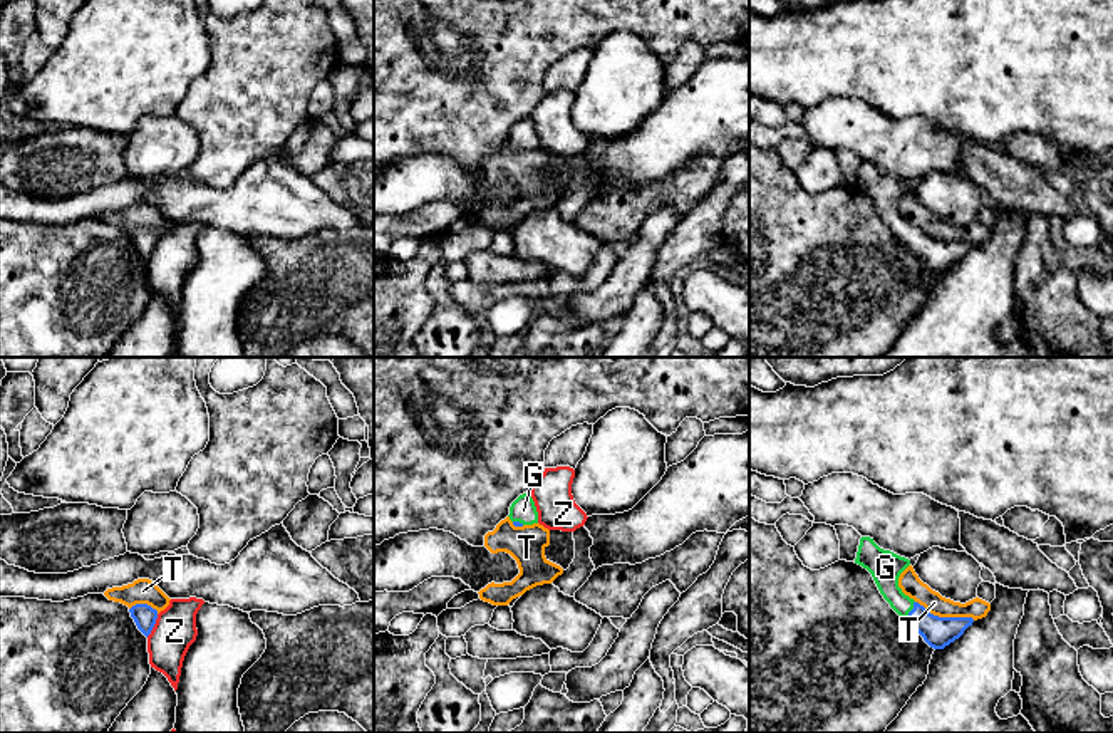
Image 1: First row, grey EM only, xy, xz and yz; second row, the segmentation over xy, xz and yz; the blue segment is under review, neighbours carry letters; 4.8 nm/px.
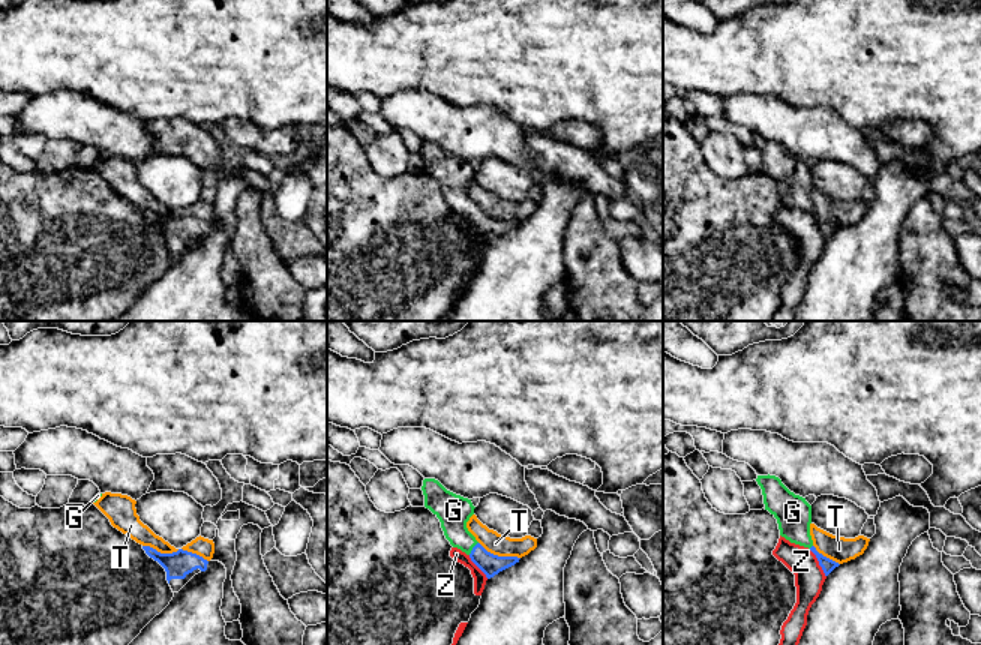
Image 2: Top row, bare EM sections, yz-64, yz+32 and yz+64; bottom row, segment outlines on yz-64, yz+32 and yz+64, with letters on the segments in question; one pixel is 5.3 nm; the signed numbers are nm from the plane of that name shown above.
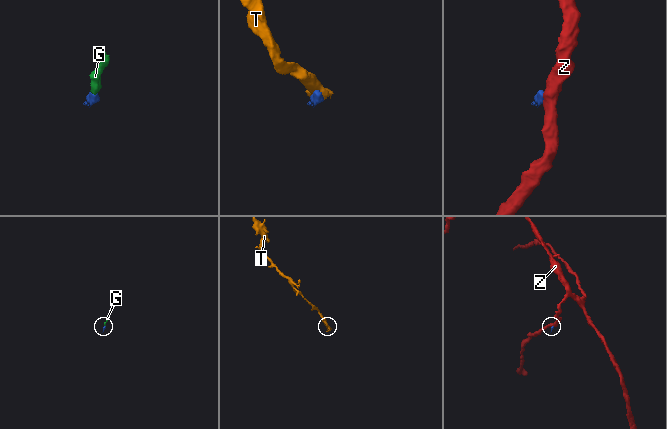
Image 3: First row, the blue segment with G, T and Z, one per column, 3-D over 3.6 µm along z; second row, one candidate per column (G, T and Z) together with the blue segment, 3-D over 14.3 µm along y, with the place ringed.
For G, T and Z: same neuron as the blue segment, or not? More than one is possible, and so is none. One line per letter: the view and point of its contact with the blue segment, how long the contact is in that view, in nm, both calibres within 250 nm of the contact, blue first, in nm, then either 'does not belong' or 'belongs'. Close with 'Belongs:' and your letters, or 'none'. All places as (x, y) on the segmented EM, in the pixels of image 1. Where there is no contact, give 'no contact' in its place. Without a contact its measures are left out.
G: contact yz (912, 609); length 100 nm; calibres 150 and 160 nm; belongs
T: contact yz (946, 618); length 300 nm; calibres 150 and 100 nm; does not belong
Z: contact xy (153, 626); length 130 nm; calibres 110 and 200 nm; does not belong
Belongs: G

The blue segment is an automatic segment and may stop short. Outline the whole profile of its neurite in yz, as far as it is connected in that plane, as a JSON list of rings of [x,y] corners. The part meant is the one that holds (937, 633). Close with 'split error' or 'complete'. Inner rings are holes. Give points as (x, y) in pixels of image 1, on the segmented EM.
[[[860,538],[855,564],[872,574],[883,599],[924,637],[930,647],[944,649],[972,626],[972,617],[939,617],[905,595],[898,587],[898,577],[910,565],[910,560],[880,548],[873,538]]] | split error

